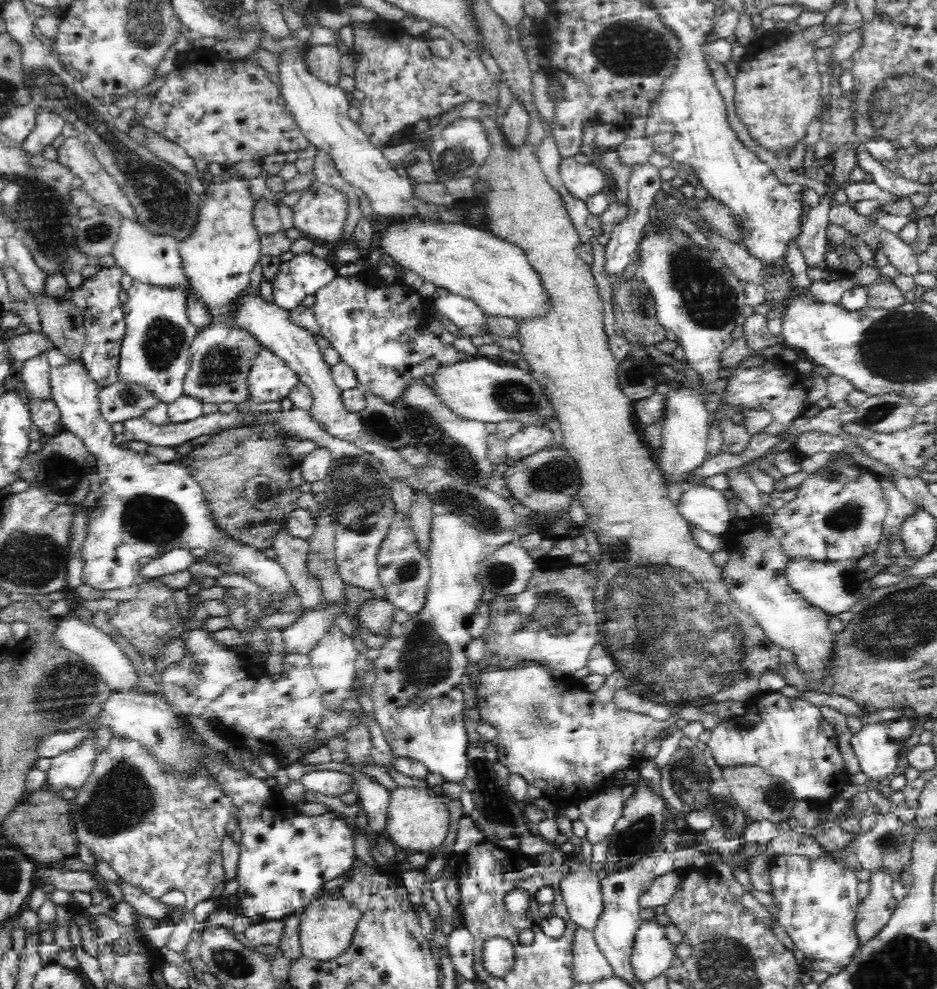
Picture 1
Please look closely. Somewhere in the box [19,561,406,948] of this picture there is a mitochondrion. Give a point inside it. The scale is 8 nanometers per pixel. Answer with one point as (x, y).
(121, 799)

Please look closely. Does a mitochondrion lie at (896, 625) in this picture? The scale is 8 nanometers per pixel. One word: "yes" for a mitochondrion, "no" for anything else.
yes

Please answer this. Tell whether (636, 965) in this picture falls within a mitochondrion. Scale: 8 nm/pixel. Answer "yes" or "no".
no

